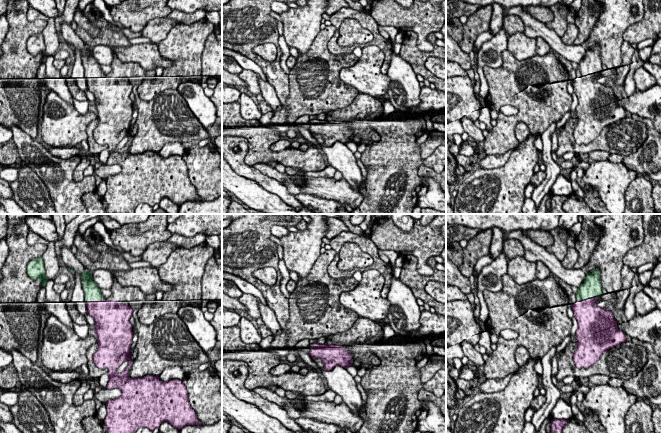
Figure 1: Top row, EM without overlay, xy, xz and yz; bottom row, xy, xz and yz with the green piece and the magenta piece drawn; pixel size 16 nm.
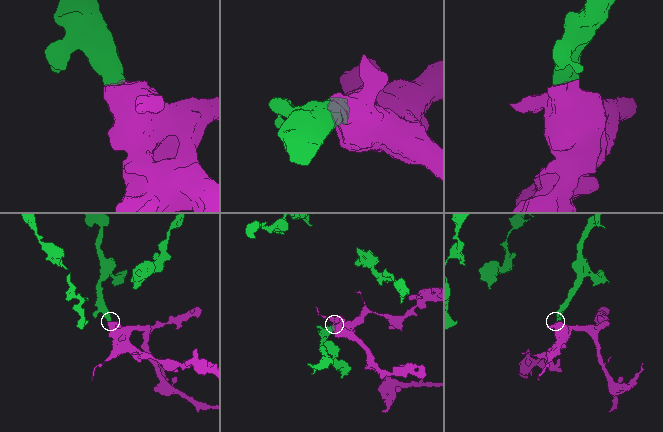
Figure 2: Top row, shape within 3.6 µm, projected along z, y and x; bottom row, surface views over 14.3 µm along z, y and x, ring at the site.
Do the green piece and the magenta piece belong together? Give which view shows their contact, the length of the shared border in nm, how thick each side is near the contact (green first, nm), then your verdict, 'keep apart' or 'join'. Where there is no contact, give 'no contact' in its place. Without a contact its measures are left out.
yz | 400 nm | 300/360 nm | join

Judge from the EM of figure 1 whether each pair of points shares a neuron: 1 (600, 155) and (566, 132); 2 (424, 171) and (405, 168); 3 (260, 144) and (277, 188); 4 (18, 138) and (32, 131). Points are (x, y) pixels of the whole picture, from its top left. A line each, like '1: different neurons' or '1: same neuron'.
1: different neurons
2: different neurons
3: different neurons
4: different neurons

